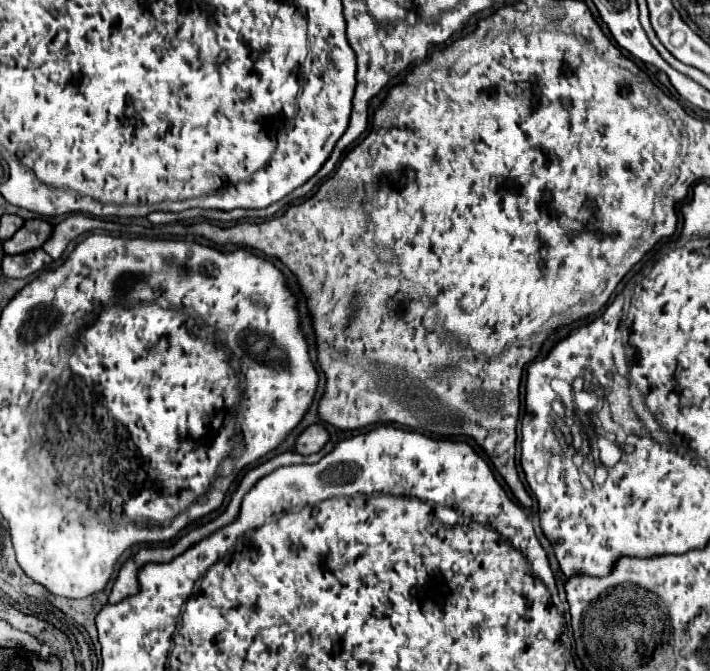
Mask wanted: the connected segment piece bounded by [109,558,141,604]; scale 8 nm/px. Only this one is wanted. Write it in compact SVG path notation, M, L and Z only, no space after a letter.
M131 558L123 564L113 588L111 588L111 596L109 596L109 602L111 604L117 604L121 602L123 598L127 596L135 596L139 592L139 580L137 580L137 574L139 574L139 564Z

